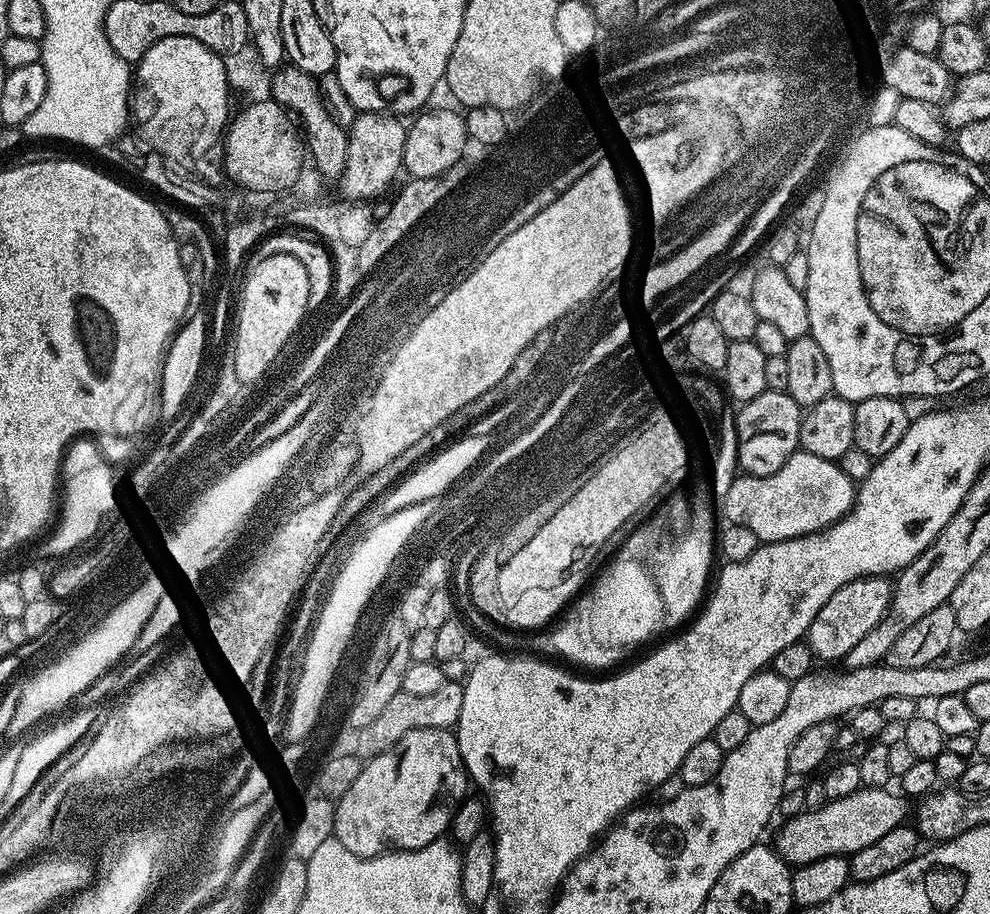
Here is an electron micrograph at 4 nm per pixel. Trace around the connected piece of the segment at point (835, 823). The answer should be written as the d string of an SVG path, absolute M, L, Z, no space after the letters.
M861 786L846 798L827 801L821 808L801 810L797 816L790 817L776 836L774 851L789 866L809 864L823 856L851 857L853 852L871 846L905 823L904 803L903 795L895 796L888 788Z

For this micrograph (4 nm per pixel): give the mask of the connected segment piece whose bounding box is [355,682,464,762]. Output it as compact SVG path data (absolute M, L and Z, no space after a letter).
M463 683L444 684L433 692L408 692L401 690L394 694L390 702L383 707L382 714L374 719L370 725L356 733L357 750L355 755L361 757L361 761L373 760L381 756L383 752L391 752L392 747L403 736L410 734L410 730L419 728L446 728L451 729L459 724L462 714L462 698L464 697Z

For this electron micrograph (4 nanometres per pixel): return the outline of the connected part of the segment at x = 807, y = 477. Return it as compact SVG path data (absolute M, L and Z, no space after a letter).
M798 450L784 463L782 470L769 476L737 475L730 492L722 500L725 521L728 524L746 526L754 530L761 542L776 544L779 540L793 540L795 536L806 536L835 523L851 509L854 503L854 481L840 472L839 463L818 458L818 454Z

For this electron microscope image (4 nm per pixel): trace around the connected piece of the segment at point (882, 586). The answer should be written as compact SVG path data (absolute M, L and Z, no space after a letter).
M865 578L839 588L818 610L814 622L810 622L806 633L806 643L813 657L820 660L843 661L844 657L870 634L872 629L884 619L894 588L887 579Z

